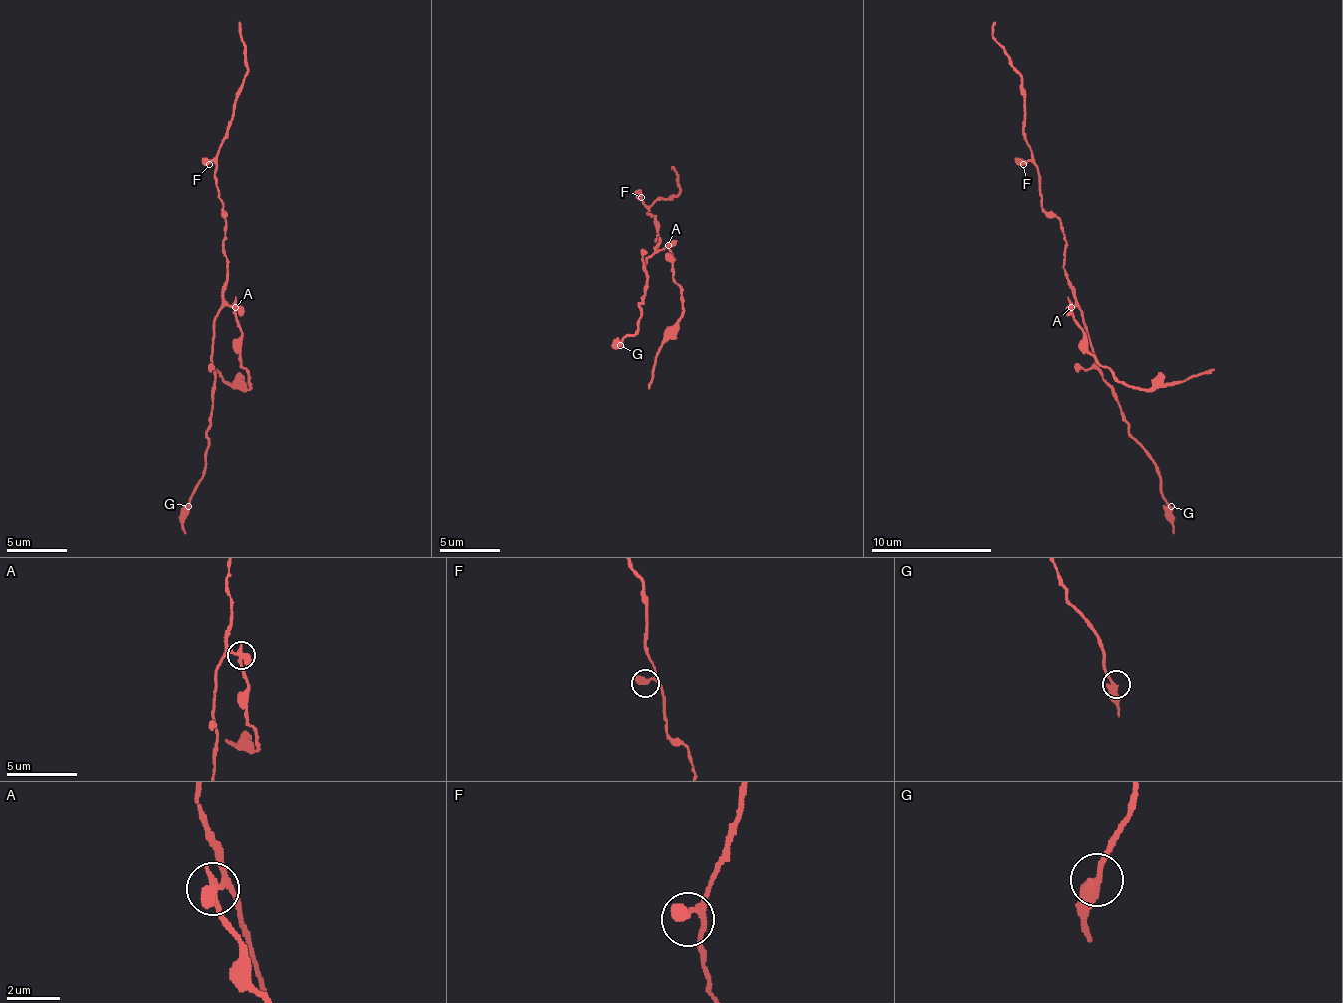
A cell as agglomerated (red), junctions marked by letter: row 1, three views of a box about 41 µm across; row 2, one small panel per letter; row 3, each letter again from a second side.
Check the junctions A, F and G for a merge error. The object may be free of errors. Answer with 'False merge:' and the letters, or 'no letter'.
False merge: A

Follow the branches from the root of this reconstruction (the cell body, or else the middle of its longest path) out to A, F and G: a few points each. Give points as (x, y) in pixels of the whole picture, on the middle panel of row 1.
A: (657, 243), (657, 249), (669, 246)
F: (657, 243), (660, 240), (660, 237), (657, 240), (657, 219), (648, 213), (641, 197)
G: (657, 243), (657, 249), (644, 261), (648, 282), (638, 303), (641, 309), (638, 330), (626, 336), (620, 345)

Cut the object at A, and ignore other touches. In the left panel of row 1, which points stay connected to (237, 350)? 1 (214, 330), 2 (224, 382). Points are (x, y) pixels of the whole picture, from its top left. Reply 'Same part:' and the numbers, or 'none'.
Same part: 2

